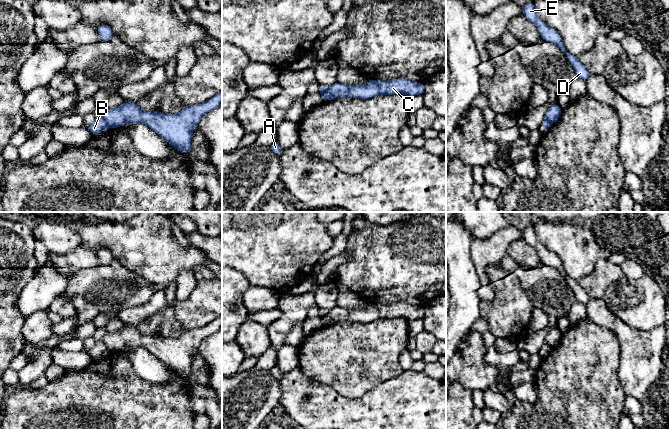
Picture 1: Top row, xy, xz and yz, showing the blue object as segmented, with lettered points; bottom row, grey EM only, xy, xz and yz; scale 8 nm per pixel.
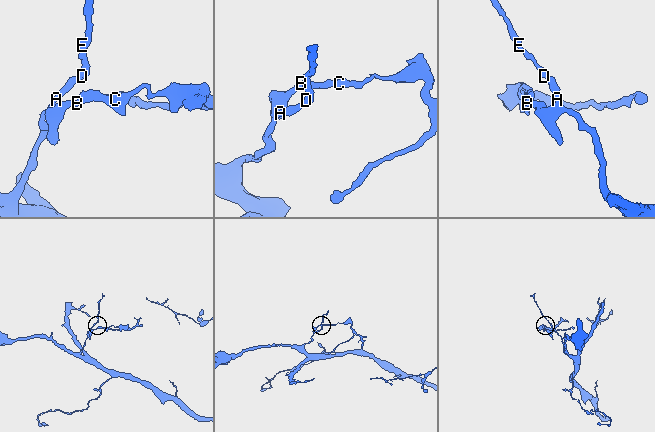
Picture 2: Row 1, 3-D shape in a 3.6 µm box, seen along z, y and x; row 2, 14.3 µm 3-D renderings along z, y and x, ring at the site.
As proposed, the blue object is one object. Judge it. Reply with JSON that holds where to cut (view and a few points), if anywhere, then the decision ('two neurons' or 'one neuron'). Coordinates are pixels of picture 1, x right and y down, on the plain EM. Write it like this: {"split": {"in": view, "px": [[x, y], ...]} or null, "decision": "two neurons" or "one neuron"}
{"split": {"in": "xz", "px": [[329, 310], [321, 319]]}, "decision": "two neurons"}

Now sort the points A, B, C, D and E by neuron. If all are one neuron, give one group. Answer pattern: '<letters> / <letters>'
A B D E / C

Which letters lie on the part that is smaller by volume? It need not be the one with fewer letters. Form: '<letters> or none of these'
C

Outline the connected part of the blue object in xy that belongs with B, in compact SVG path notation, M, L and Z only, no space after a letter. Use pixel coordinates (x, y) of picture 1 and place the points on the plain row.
M102 341L95 342L94 346L91 349L85 350L85 351L94 360L102 356L103 354L110 352L110 350L107 348L107 346Z

